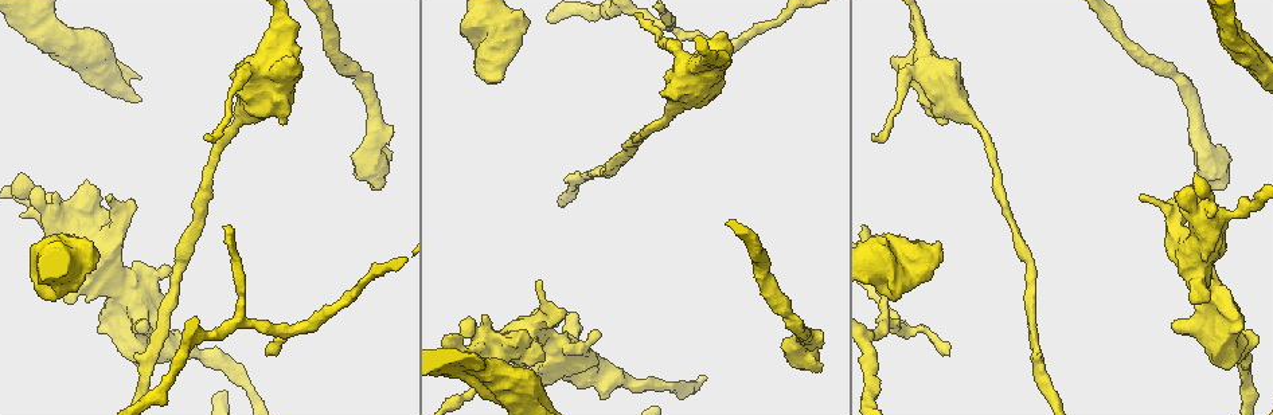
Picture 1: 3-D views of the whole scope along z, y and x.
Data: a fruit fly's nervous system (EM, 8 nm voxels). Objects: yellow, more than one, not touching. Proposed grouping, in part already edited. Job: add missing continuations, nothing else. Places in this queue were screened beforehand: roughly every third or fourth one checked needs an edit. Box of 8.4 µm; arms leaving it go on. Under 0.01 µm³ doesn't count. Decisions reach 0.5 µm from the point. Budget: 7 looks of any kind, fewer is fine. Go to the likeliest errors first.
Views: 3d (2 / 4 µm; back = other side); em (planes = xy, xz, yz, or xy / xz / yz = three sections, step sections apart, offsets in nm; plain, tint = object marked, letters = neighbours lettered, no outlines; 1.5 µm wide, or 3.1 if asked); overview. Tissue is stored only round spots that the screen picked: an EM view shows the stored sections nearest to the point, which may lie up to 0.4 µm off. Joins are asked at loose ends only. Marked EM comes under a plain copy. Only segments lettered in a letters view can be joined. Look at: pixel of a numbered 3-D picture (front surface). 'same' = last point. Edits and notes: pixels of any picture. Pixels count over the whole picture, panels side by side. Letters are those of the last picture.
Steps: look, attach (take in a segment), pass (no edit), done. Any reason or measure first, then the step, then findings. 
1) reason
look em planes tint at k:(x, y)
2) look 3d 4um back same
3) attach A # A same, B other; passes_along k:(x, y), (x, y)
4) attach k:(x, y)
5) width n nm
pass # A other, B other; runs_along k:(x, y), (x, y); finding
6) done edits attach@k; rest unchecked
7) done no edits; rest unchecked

free end
look 3d 2um at 1:(1143, 194)

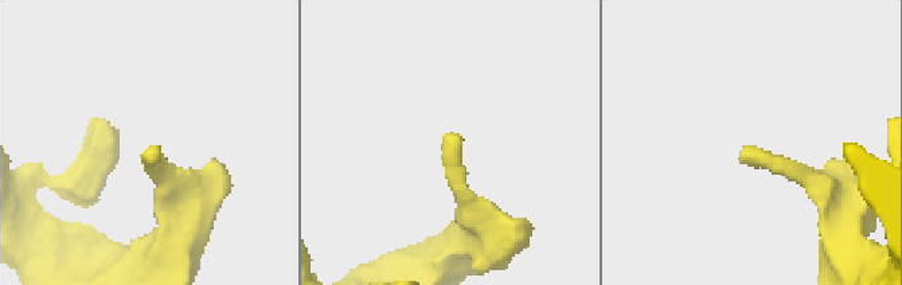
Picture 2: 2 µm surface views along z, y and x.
look em planes letters at 2:(746, 146)

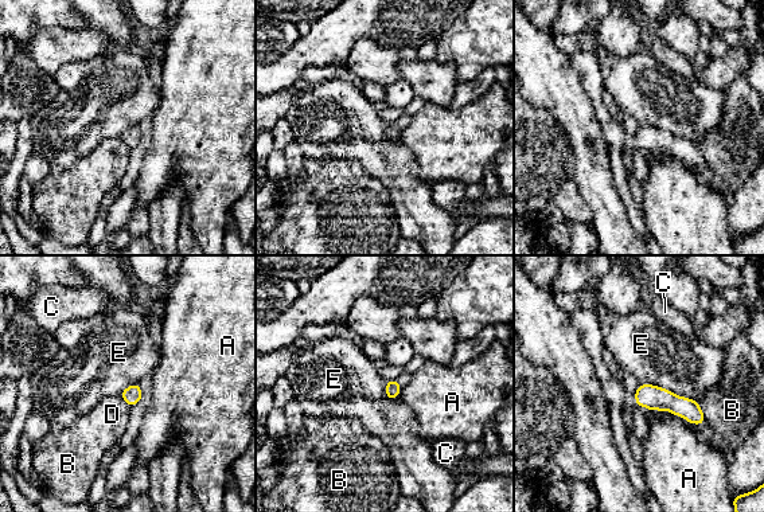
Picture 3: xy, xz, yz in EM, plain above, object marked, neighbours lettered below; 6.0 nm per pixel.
pass # A other, B other, C other, D other, E other; border 3:(640, 383), (653, 383), (696, 401); none of them fits

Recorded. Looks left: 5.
branch stops here
look 3d 2um at 1:(946, 351)

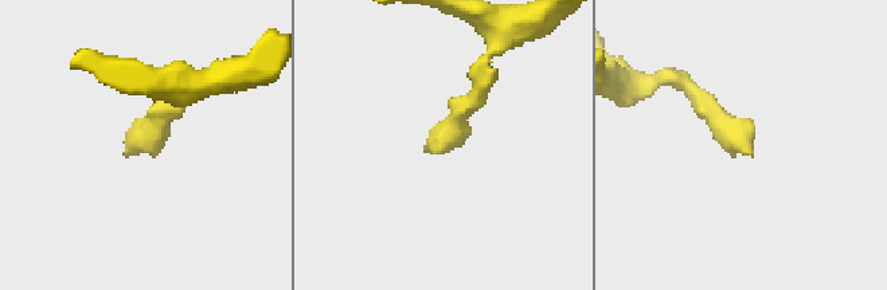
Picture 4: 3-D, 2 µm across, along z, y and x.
look em xy step 8 letters at 4:(752, 150)

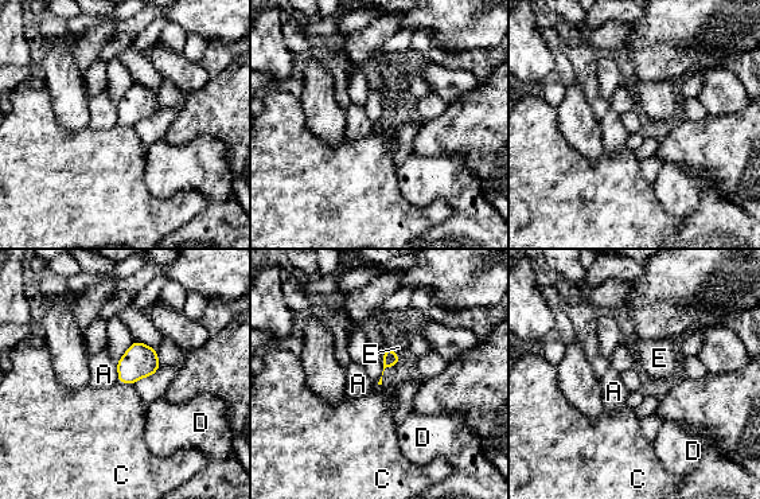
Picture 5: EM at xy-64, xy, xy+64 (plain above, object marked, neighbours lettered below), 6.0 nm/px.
longest_contact A 110 nm
pass # A other, C other, D other, E other; no lettered segment goes on from it

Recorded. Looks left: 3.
branch stops here
look 3d 4um at 1:(134, 262)

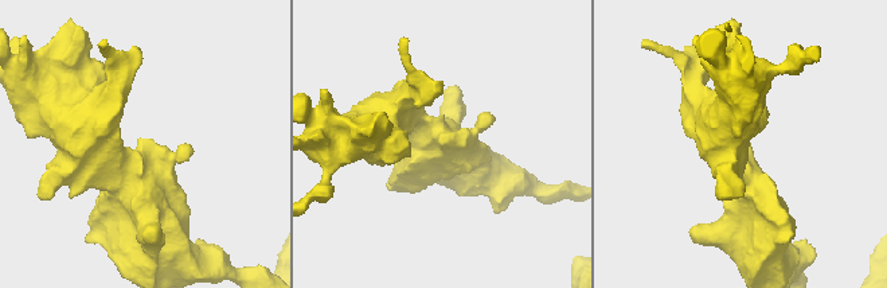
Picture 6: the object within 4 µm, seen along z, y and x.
need the tissue
look em xy step 4 tint at 6:(441, 142)

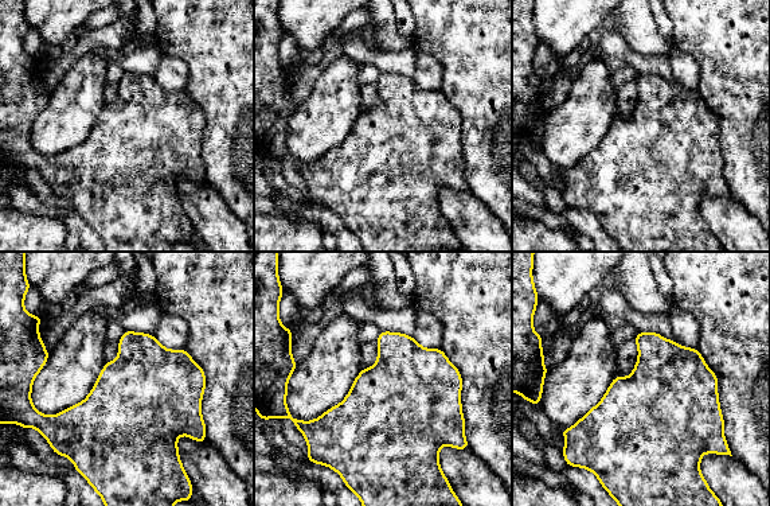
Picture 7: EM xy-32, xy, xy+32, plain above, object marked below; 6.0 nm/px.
another direction
look em planes letters same

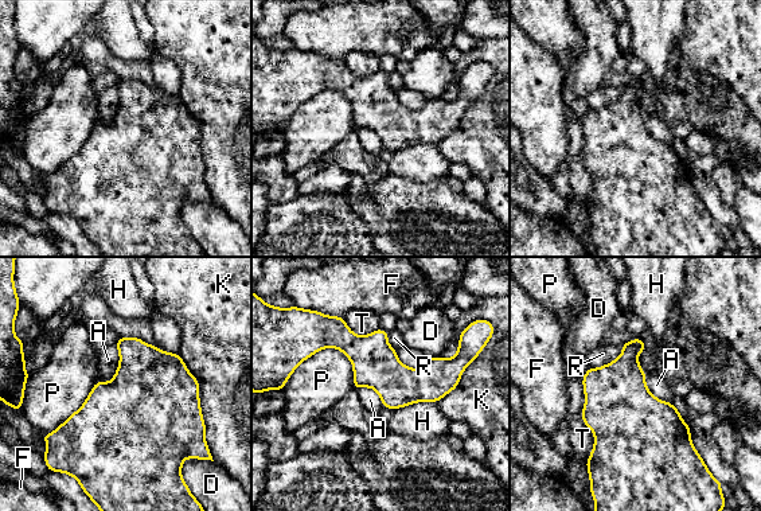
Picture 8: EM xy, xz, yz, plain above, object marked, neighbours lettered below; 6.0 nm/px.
width 280 nm
pass # A other, D other, F other, H other, K other, P other, R other, T other; runs_along 8:(311, 350), (346, 340), (389, 377), (460, 366); none of them fits

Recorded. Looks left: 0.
done no edits; rest unchecked

